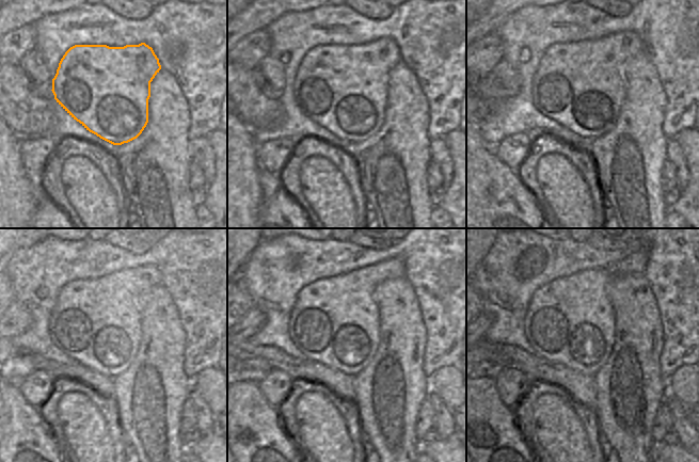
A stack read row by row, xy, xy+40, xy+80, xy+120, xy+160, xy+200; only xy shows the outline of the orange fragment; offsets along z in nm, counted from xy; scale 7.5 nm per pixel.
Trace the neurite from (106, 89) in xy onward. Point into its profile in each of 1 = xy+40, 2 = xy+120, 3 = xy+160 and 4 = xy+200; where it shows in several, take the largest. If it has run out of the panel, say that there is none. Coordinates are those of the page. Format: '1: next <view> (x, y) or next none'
1: next xy+40 (343, 88)
2: next xy+120 (96, 322)
3: next xy+160 (335, 321)
4: next xy+200 (571, 320)

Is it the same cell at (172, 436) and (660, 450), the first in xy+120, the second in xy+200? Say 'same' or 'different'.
different

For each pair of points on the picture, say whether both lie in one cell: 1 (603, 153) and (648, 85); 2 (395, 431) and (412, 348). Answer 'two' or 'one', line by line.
1: one
2: one

